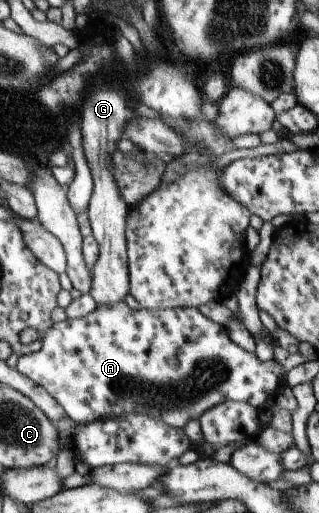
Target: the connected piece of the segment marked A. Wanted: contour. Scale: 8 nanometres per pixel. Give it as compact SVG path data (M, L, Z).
M123 301L116 305L97 306L94 312L84 316L84 318L67 318L63 322L53 324L50 332L44 332L42 336L43 346L39 352L23 355L18 360L17 370L32 380L35 384L42 386L49 394L62 406L64 413L70 417L77 425L90 423L104 417L122 416L129 413L147 413L151 418L162 420L166 425L182 430L191 419L199 417L215 405L223 401L237 401L253 405L257 410L270 408L268 402L281 390L287 387L285 375L287 371L275 360L263 362L257 358L255 352L246 352L230 340L224 326L206 319L196 307L165 309L162 311L150 311L144 308L132 310Z

